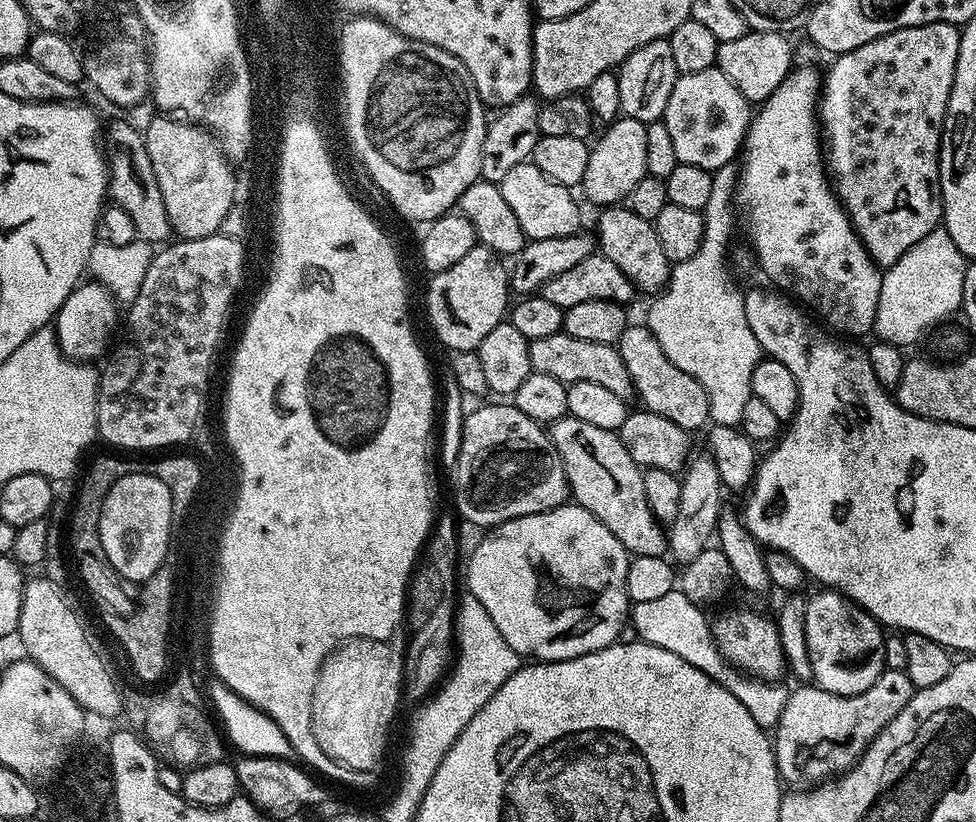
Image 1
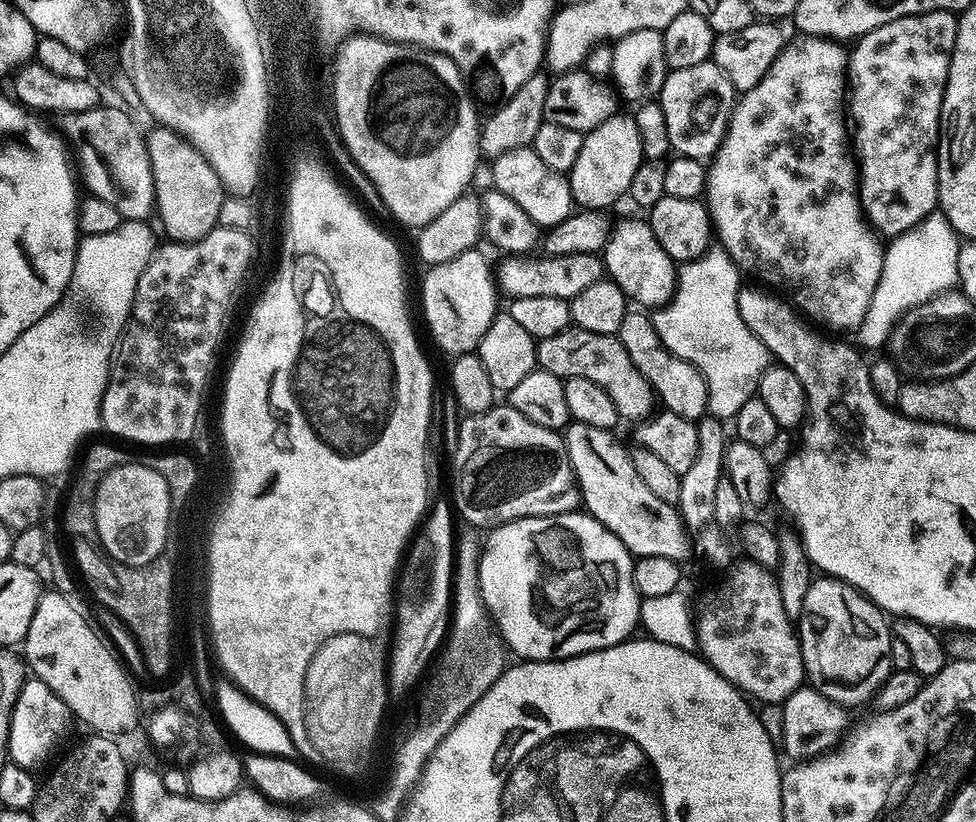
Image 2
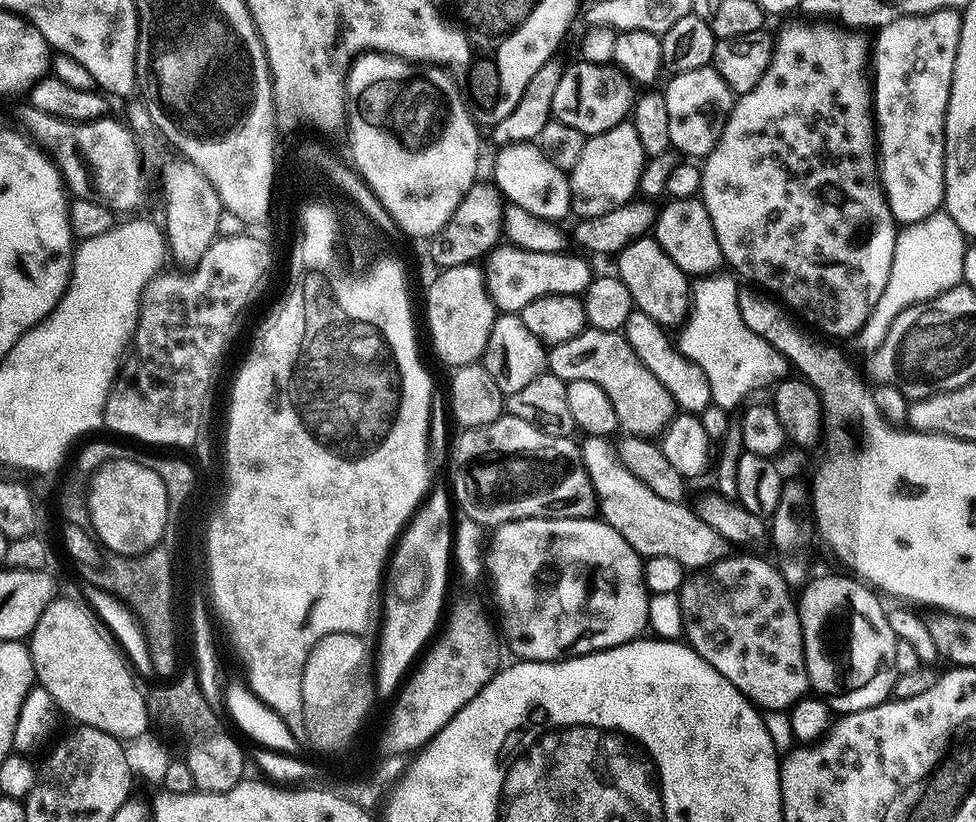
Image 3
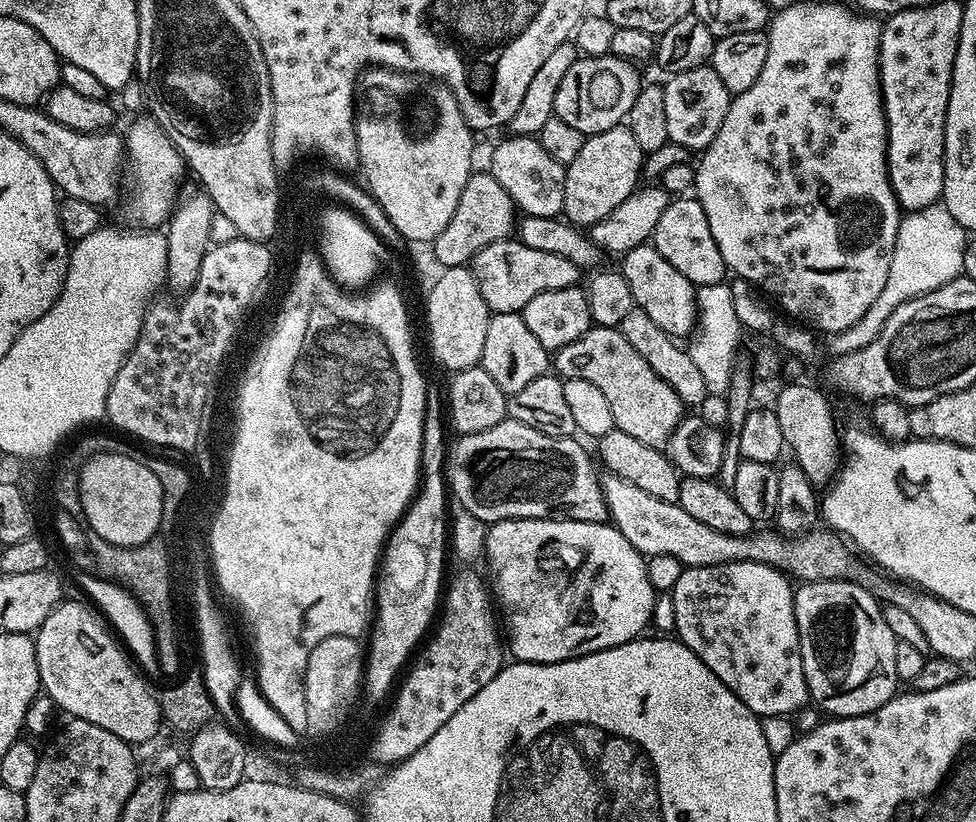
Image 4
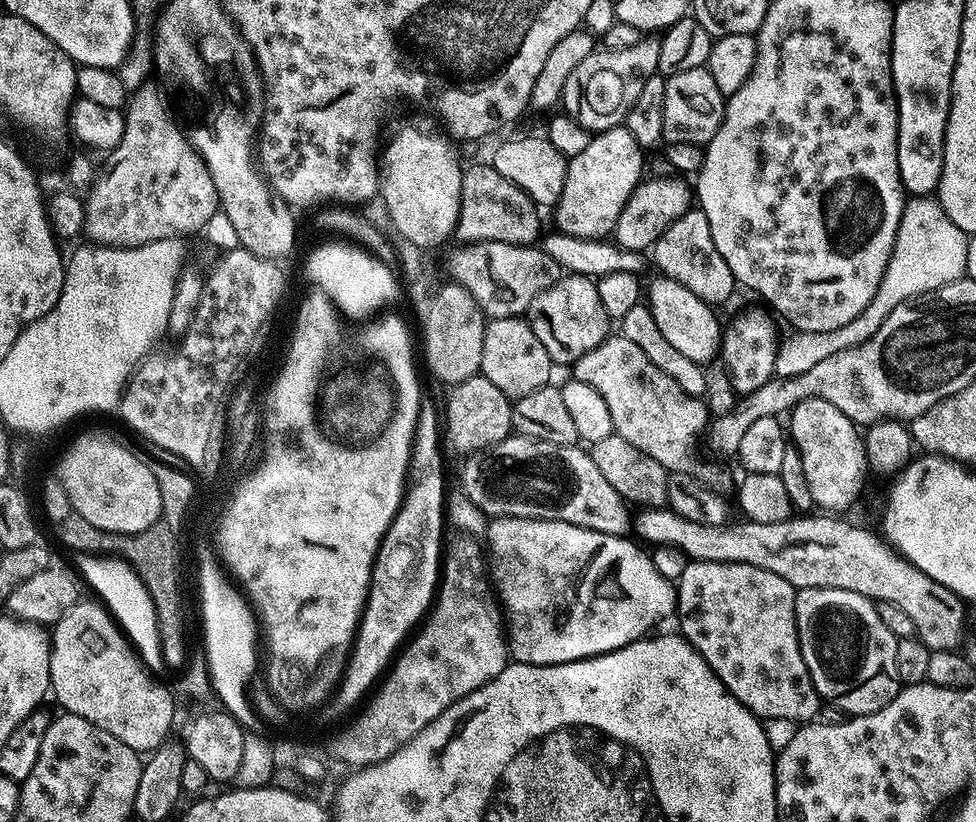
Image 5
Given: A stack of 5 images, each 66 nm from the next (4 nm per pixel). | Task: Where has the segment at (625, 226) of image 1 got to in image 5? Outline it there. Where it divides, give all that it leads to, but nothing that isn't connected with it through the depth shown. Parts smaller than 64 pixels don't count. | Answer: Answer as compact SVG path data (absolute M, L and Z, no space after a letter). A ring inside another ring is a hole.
M660 274L657 277L657 280L652 284L652 289L649 292L647 289L646 300L654 314L654 322L658 322L658 330L662 330L666 342L670 342L670 346L674 346L674 350L686 354L686 358L690 358L696 364L703 365L705 362L711 361L713 359L711 356L716 356L721 351L722 337L722 325L720 326L712 314L714 312L713 305L707 304L702 298L690 294L686 290L686 286L674 282L669 276Z

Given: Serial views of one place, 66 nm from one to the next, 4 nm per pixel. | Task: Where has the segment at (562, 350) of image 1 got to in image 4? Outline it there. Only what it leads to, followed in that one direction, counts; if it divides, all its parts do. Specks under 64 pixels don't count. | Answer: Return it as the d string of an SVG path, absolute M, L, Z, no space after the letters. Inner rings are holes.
M595 327L578 346L585 351L579 379L598 386L598 390L606 394L613 425L646 446L663 449L686 416L686 405L675 390L650 370L650 362L646 362L646 358L642 358L642 354L638 354L638 350L634 350L634 346L630 346L615 328Z

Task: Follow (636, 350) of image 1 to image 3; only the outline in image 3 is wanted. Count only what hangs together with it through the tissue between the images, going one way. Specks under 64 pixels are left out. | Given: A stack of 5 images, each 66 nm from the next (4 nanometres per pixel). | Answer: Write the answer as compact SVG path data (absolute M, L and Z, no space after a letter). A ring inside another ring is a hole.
M639 310L632 311L630 318L626 318L622 329L626 342L630 342L634 354L638 354L642 366L646 366L646 370L650 370L650 374L654 374L654 378L666 388L677 409L680 412L701 414L708 405L712 404L710 382L706 382L706 374L702 374L702 366L690 362L690 358L686 358L680 353L673 337L671 340L664 330L666 328L663 323L650 318L650 314Z

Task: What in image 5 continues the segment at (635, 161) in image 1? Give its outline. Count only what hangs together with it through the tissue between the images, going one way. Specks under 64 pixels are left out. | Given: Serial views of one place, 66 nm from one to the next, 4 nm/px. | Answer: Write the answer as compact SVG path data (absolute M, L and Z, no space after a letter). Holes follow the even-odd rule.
M626 126L595 133L586 150L568 160L562 194L554 206L557 229L583 240L607 237L618 222L630 194L645 175L644 156L645 149L634 142L634 134L630 134Z

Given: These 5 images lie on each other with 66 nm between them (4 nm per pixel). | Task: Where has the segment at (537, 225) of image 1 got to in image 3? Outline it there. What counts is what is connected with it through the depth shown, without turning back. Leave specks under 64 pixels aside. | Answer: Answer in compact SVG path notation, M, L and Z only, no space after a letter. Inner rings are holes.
M535 143L506 144L499 149L496 165L492 172L496 175L495 187L509 204L522 206L530 214L543 220L560 222L564 215L572 212L572 191L568 185L565 169L554 166L550 158Z

